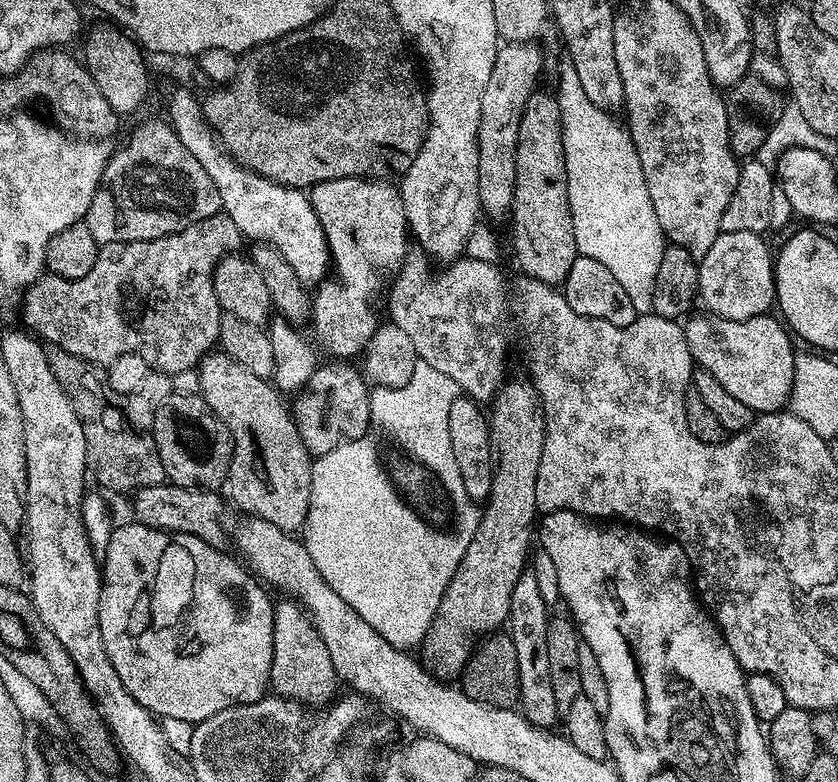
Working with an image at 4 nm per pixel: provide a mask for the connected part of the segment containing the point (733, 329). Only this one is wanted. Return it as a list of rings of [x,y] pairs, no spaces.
[[[711,314],[696,315],[689,315],[683,325],[693,361],[701,369],[709,371],[728,394],[748,406],[753,413],[781,411],[792,393],[797,353],[789,329],[772,314],[746,318],[745,321],[730,321]]]

